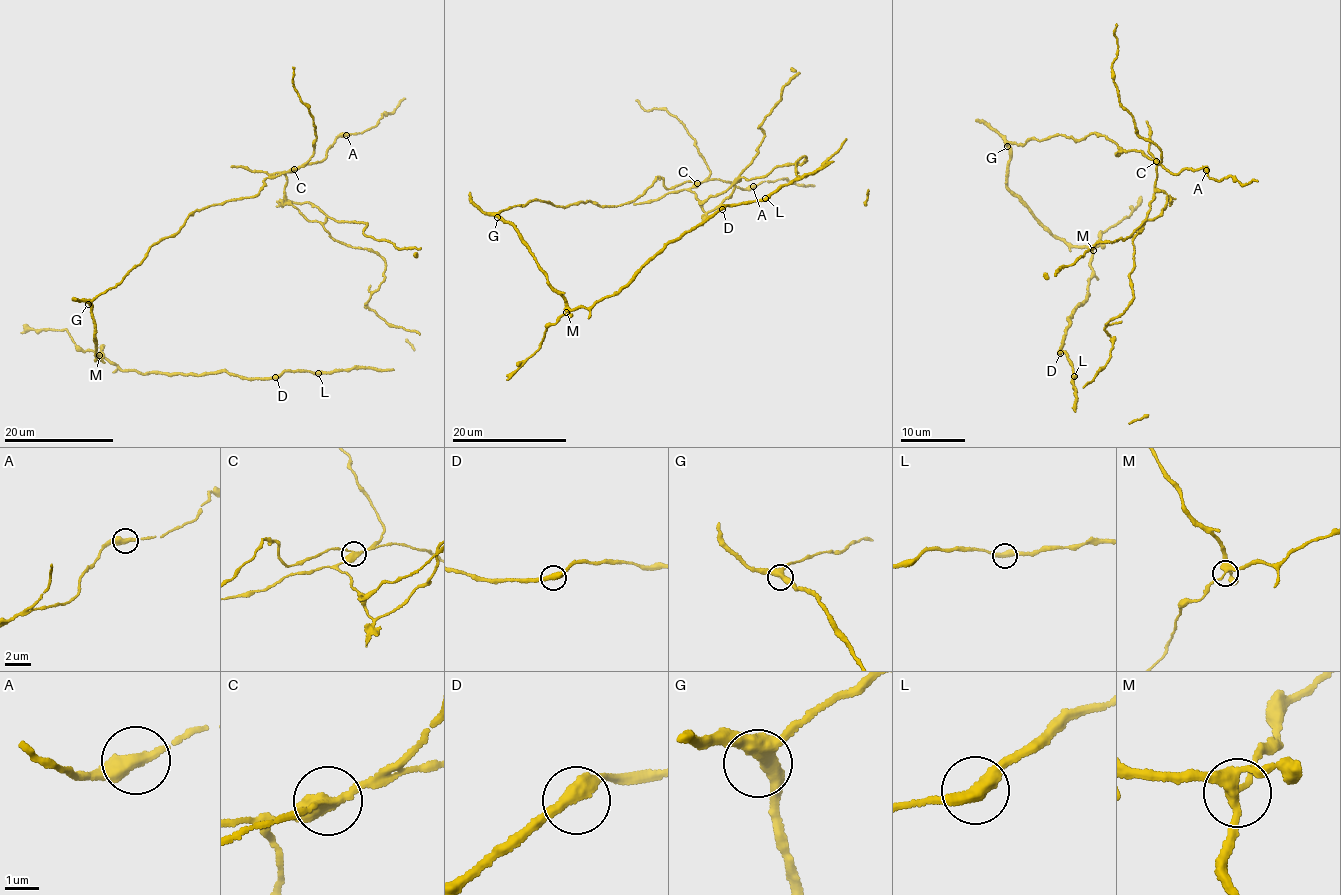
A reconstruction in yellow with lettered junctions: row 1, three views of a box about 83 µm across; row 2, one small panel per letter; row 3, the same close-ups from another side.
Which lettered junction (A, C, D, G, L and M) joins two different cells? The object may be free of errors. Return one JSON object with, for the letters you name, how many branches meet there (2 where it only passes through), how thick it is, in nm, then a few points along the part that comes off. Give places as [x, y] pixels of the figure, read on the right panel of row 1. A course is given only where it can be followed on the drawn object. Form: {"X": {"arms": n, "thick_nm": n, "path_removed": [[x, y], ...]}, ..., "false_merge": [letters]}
{"C": {"arms": 3, "thick_nm": 320}, "false_merge": ["C"]}

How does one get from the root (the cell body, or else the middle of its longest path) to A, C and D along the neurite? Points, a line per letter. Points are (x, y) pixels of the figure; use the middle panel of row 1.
A: (551, 205), (622, 205), (645, 194), (656, 177), (669, 189), (719, 178), (746, 189), (753, 186)
C: (551, 205), (588, 201), (600, 205), (622, 205), (645, 194), (656, 177), (669, 189), (686, 181), (697, 183)
D: (551, 205), (531, 201), (499, 215), (516, 229), (549, 285), (574, 309), (617, 294), (669, 242), (722, 209)

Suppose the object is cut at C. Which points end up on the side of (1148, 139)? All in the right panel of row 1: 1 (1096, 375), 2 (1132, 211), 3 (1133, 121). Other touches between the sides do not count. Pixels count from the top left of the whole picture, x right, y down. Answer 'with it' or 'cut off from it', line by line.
1: with it
2: cut off from it
3: with it

